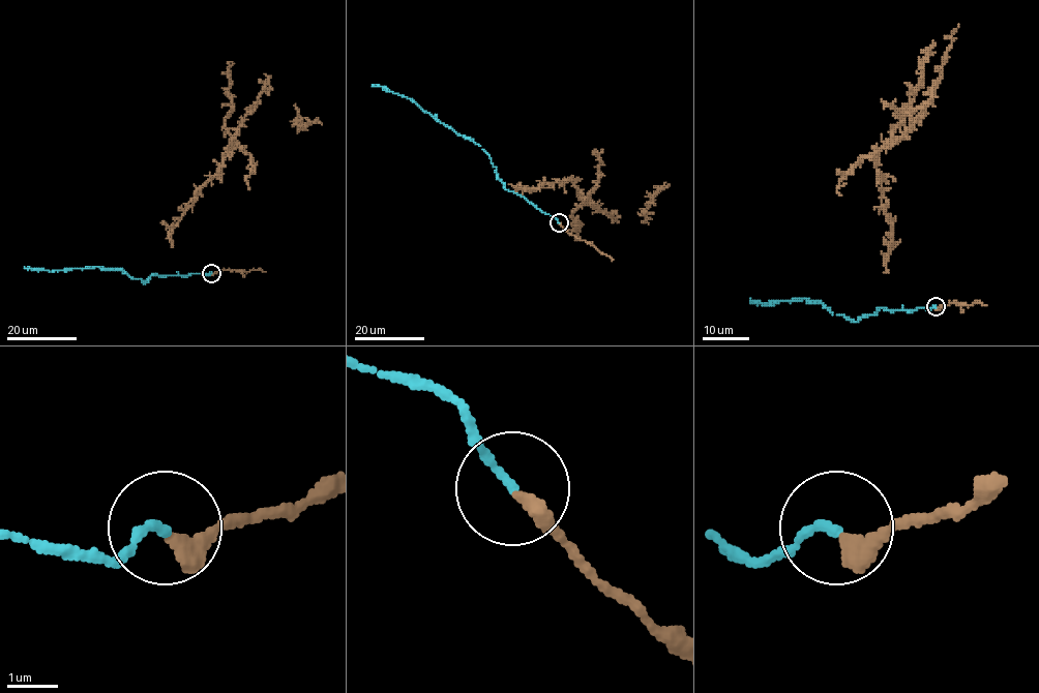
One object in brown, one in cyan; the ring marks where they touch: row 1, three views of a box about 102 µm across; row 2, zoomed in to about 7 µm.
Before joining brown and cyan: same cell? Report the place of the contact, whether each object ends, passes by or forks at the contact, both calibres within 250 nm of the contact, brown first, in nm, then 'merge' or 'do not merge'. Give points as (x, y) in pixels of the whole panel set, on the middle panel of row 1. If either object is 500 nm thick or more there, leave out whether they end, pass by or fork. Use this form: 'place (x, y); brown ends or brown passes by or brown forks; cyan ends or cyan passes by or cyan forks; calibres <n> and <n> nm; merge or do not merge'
place (559, 222); brown ends; cyan ends; calibres 360 and 190 nm; merge

